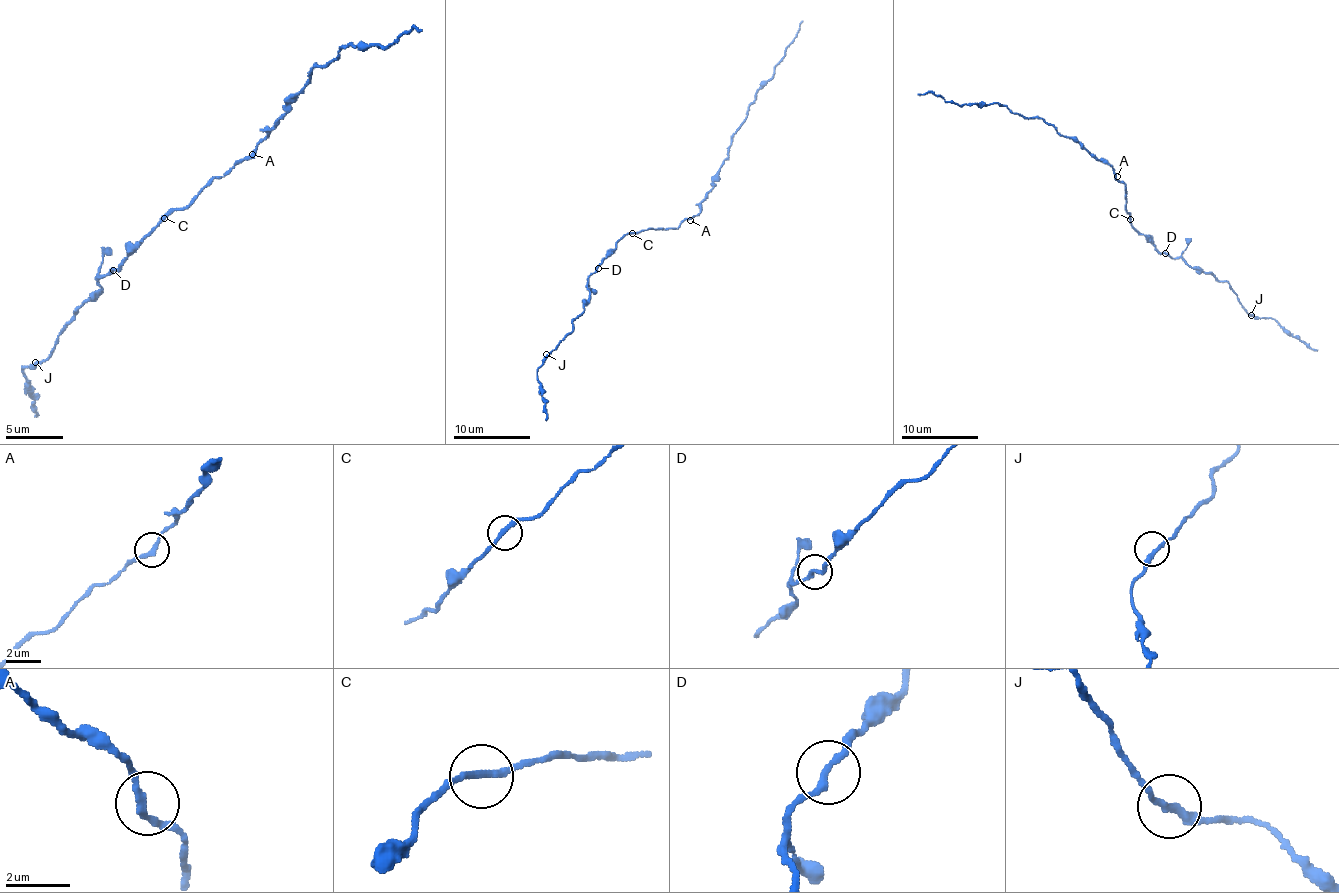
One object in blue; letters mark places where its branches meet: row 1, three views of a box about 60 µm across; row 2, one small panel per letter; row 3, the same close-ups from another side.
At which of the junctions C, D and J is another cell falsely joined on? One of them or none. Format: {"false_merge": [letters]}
{"false_merge": []}

